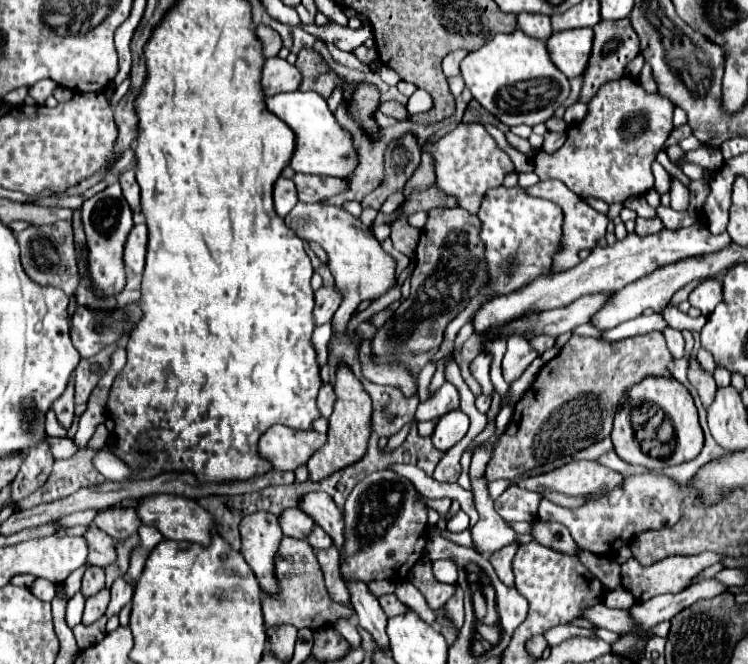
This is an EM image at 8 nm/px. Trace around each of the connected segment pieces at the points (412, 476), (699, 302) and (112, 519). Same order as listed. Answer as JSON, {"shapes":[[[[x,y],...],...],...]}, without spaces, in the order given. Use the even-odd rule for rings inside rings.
{"shapes":[[[[392,463],[388,465],[388,469],[394,469],[394,473],[406,477],[408,481],[412,481],[412,485],[426,495],[428,499],[440,499],[440,497],[450,497],[450,499],[458,499],[460,507],[470,515],[470,523],[474,525],[478,521],[478,513],[472,505],[472,493],[462,489],[458,483],[438,483],[432,477],[428,477],[422,469],[418,469],[416,465],[404,465],[404,463]]],[[[716,279],[702,281],[688,297],[692,307],[698,307],[704,315],[710,315],[714,307],[722,301],[722,285]]],[[[106,507],[96,513],[94,525],[108,533],[112,539],[126,539],[128,535],[136,533],[140,521],[132,507]]]]}

